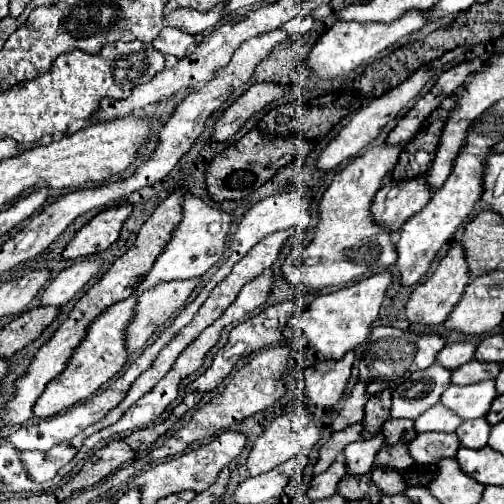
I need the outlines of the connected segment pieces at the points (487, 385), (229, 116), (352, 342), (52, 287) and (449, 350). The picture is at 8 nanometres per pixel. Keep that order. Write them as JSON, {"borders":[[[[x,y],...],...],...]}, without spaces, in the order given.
{"borders":[[[[482,380],[476,384],[456,386],[452,384],[440,402],[448,408],[452,408],[456,414],[462,416],[462,420],[472,420],[476,416],[486,416],[492,400],[498,396],[496,382],[494,380]]],[[[274,82],[252,84],[230,108],[226,108],[222,118],[216,122],[214,140],[228,140],[228,138],[232,138],[244,126],[244,122],[250,116],[260,112],[270,102],[282,98],[284,94],[286,94],[286,90],[284,90],[282,84],[274,84]]],[[[386,270],[370,278],[364,278],[360,282],[354,282],[352,286],[318,296],[312,300],[312,304],[302,314],[292,318],[293,322],[288,321],[288,326],[304,330],[308,344],[312,344],[324,358],[338,360],[348,350],[356,348],[368,338],[370,326],[380,314],[380,306],[384,302],[384,296],[390,284],[392,284],[392,274],[390,270]]],[[[78,260],[70,268],[62,270],[44,288],[42,306],[64,306],[70,302],[102,268],[100,260]]],[[[454,342],[448,344],[440,354],[438,354],[438,364],[444,364],[446,368],[460,368],[462,364],[470,362],[474,358],[474,350],[476,350],[476,342]]]]}

